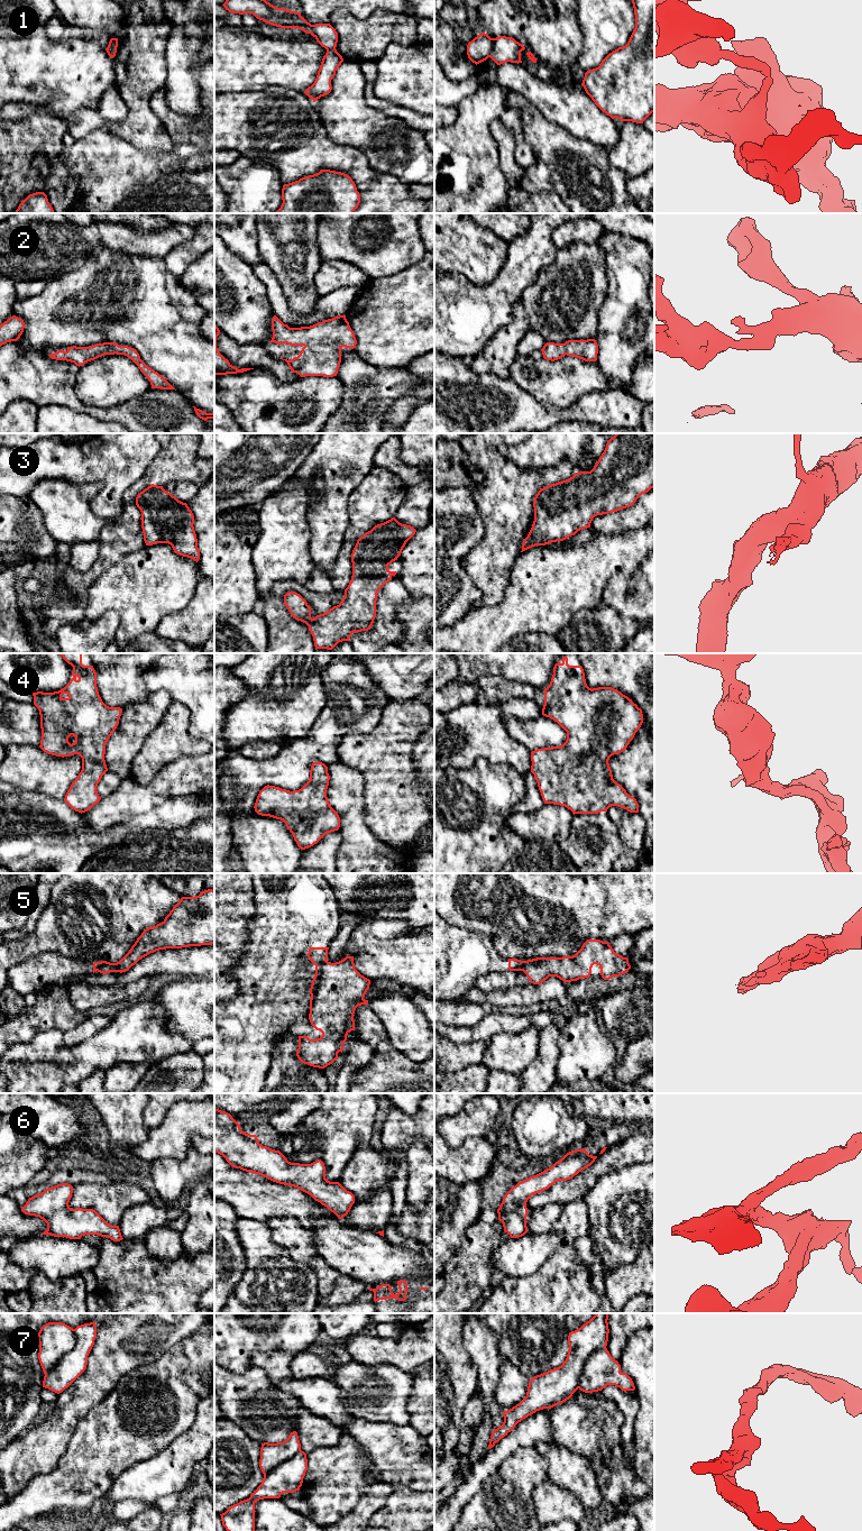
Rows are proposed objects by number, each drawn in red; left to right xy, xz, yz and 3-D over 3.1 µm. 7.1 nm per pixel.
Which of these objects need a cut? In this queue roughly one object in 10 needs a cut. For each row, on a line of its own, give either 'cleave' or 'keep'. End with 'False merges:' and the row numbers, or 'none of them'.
1: cleave
2: keep
3: keep
4: keep
5: cleave
6: keep
7: keep
False merges: 1, 5

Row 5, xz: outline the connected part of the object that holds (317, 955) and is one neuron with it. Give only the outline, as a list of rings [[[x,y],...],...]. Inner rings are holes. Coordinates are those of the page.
[[[310,947],[308,957],[314,965],[325,962],[328,959],[328,950],[329,947]]]

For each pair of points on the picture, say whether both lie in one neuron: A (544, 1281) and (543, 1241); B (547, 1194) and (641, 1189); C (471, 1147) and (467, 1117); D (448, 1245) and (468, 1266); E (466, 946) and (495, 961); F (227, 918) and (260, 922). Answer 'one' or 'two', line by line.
A: two
B: two
C: two
D: two
E: one
F: two

